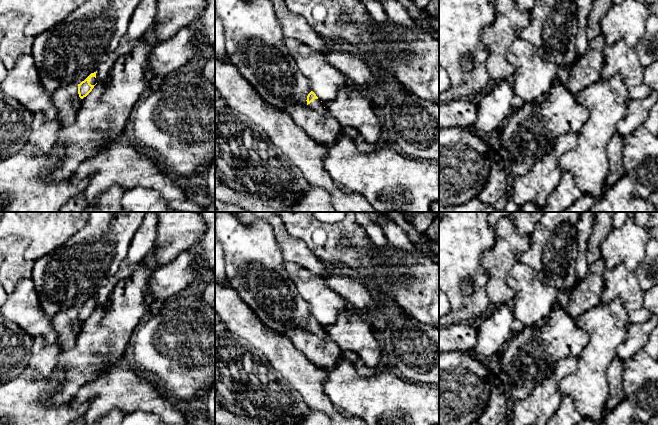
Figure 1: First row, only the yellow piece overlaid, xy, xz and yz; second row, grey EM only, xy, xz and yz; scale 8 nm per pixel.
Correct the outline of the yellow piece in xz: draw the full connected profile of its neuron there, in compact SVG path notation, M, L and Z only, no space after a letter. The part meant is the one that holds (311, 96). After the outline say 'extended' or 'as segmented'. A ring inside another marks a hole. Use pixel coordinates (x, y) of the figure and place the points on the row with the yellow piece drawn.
M311 91L308 96L307 96L307 106L318 112L319 114L321 115L324 115L324 116L329 116L329 112L328 110L324 107L323 105L323 102L321 102L318 97L316 96L316 94Z | extended

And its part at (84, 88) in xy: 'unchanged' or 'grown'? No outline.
grown

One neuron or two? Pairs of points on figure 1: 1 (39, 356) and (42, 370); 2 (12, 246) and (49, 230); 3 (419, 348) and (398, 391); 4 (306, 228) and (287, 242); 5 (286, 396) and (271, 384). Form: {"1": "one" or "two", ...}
{"1": "one", "2": "two", "3": "two", "4": "two", "5": "one"}

